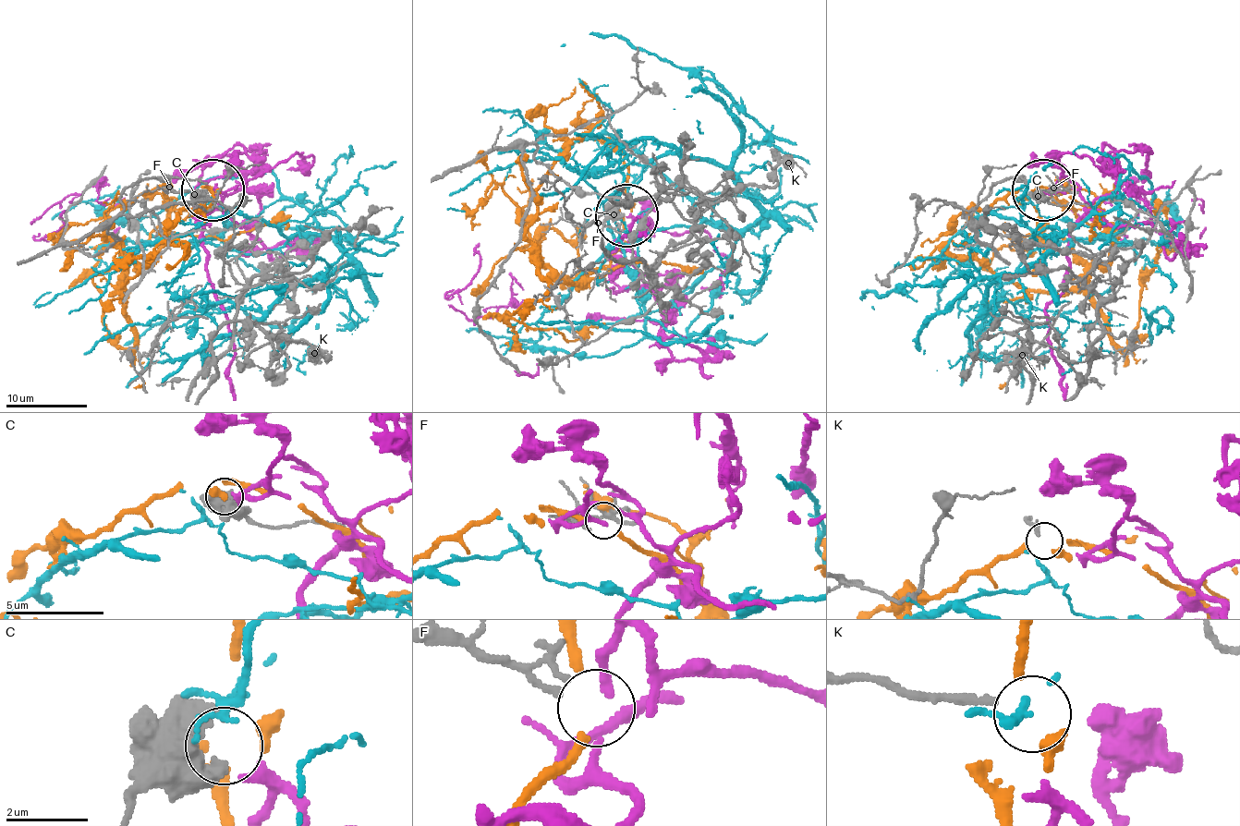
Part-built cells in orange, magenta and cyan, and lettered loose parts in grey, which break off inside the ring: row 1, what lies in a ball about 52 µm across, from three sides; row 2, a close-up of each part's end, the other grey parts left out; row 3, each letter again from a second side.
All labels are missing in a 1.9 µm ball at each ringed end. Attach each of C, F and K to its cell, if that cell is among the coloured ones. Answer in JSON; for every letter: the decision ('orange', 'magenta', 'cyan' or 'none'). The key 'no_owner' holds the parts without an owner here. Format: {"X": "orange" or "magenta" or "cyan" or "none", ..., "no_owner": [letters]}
{"C": "magenta", "F": "none", "K": "none", "no_owner": ["F", "K"]}

